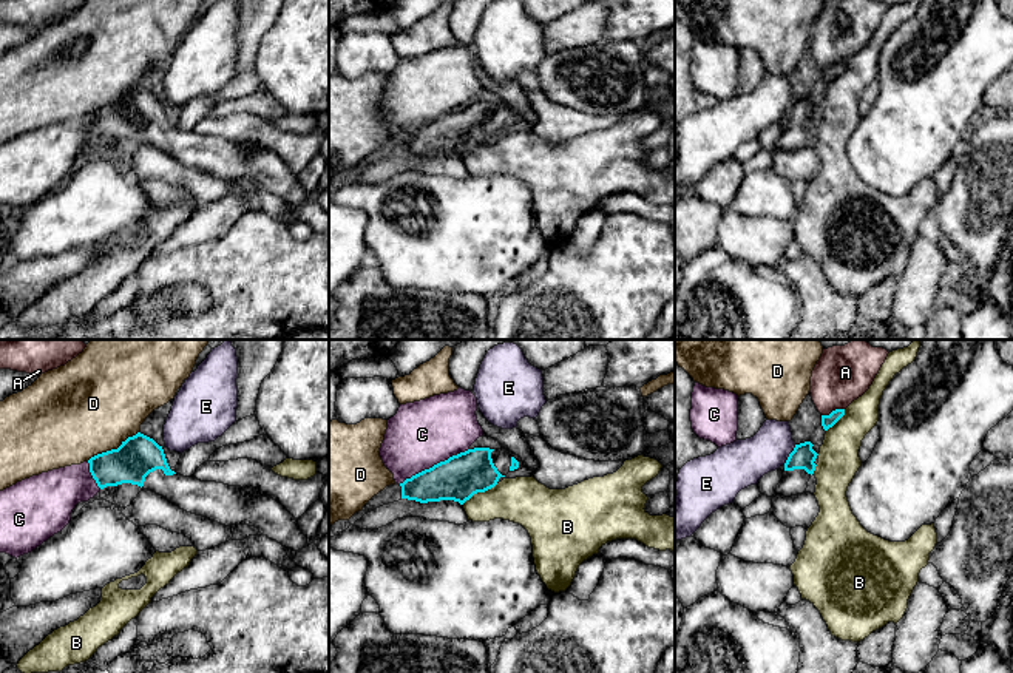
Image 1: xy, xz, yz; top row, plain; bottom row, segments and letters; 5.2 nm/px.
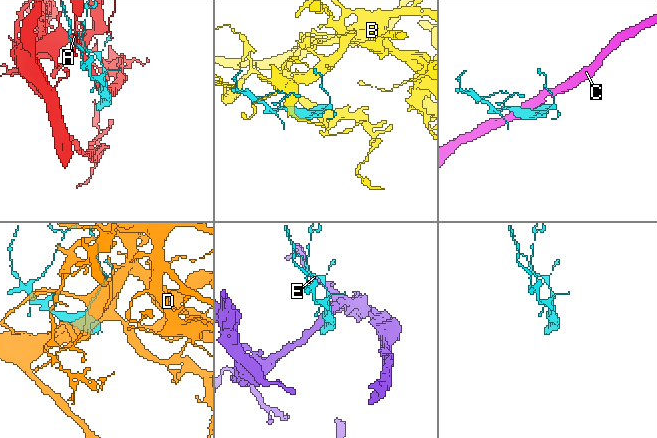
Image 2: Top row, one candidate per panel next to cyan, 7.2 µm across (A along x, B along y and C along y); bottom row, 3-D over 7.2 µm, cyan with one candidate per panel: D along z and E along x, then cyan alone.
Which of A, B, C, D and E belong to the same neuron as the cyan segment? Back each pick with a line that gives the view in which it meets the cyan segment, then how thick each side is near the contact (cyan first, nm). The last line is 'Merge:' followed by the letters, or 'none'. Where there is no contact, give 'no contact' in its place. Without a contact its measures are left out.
Merge: none

